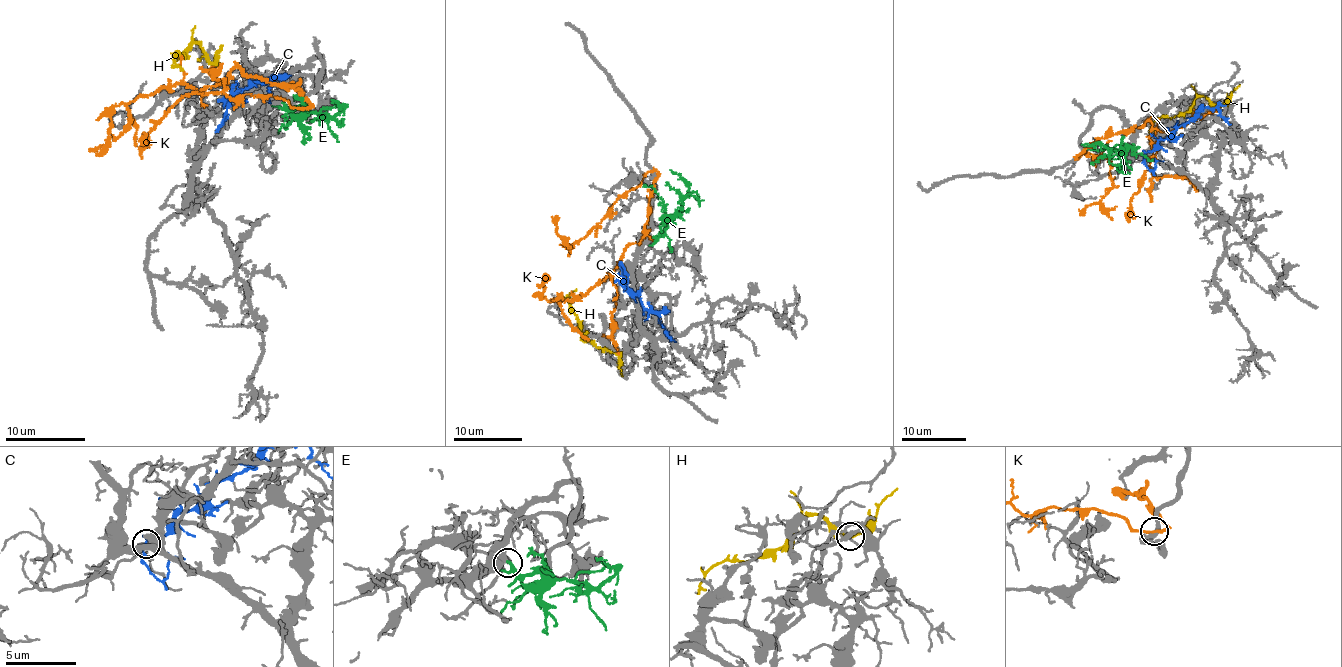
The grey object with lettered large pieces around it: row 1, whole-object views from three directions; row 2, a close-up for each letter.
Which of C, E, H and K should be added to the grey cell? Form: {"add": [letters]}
{"add": ["E"]}

